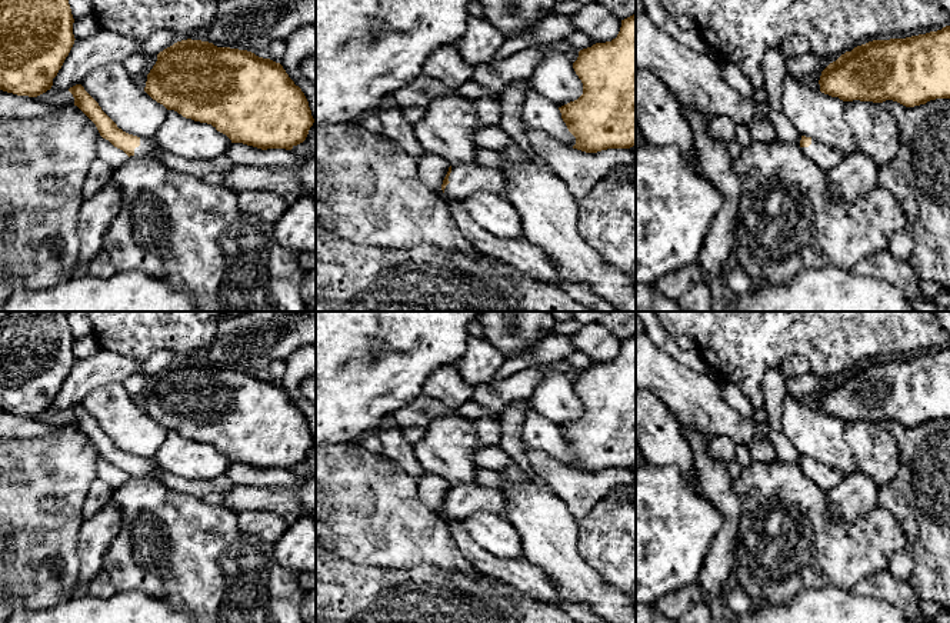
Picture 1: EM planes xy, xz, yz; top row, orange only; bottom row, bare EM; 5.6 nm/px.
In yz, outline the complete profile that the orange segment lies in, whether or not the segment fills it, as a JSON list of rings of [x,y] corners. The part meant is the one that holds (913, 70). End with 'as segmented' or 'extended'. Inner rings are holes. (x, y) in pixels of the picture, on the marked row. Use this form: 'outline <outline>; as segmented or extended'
outline [[[950,26],[857,46],[830,63],[819,84],[821,93],[843,101],[893,100],[914,107],[950,99]]]; as segmented

